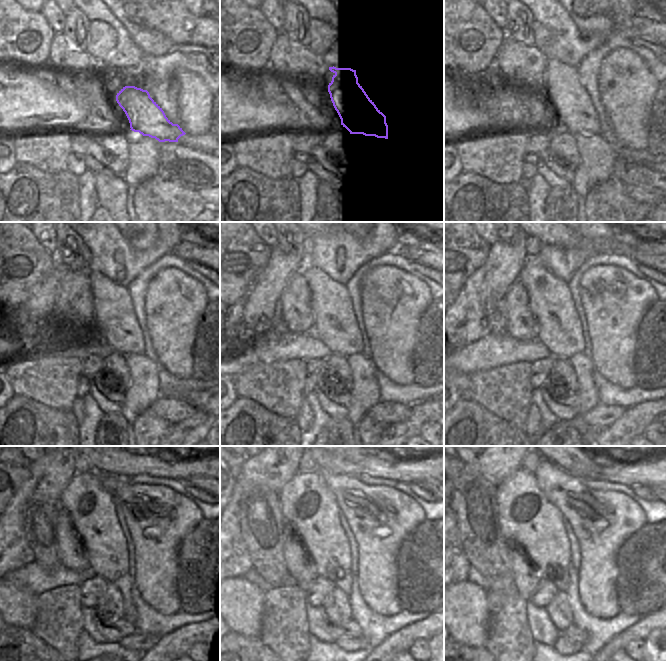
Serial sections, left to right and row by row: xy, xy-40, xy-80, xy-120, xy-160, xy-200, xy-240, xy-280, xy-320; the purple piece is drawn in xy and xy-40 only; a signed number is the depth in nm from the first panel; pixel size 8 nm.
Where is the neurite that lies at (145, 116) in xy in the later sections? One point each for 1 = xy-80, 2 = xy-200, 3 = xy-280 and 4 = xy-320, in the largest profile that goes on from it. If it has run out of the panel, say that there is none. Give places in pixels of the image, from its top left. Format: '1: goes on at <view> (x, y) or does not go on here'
1: goes on at xy-80 (575, 112)
2: goes on at xy-200 (550, 300)
3: goes on at xy-280 (306, 502)
4: goes on at xy-320 (528, 520)

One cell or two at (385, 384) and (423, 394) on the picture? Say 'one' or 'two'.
one

